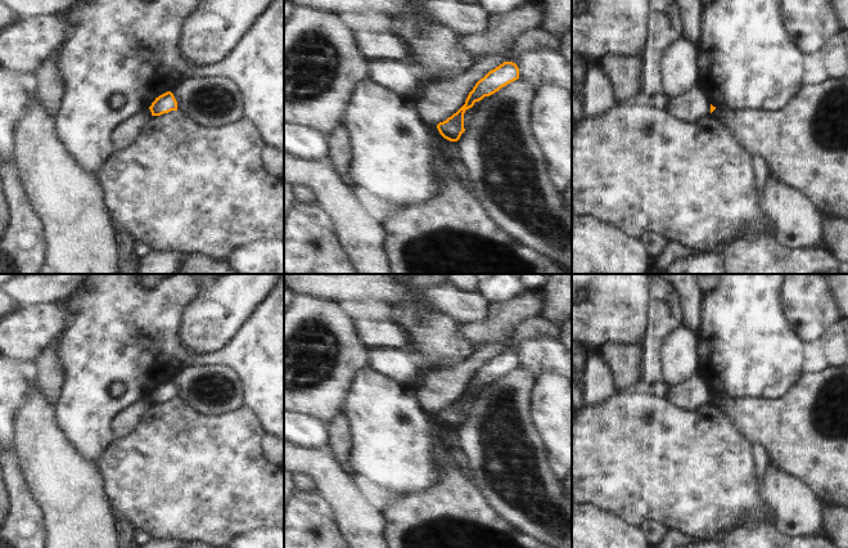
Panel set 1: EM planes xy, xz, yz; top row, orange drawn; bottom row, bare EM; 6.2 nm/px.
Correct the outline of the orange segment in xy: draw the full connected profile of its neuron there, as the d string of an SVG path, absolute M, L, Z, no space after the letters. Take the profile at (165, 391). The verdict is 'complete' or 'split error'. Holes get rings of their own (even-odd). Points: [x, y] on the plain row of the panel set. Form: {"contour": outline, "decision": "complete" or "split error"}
{"contour": "M167 379L152 391L149 395L152 404L161 404L171 399L177 399L177 390L171 379Z", "decision": "complete"}

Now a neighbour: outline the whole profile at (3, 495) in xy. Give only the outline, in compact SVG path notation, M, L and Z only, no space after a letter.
M0 463L0 526L3 521L6 518L6 508L8 508L8 500L5 493L5 482L3 479L3 466Z

